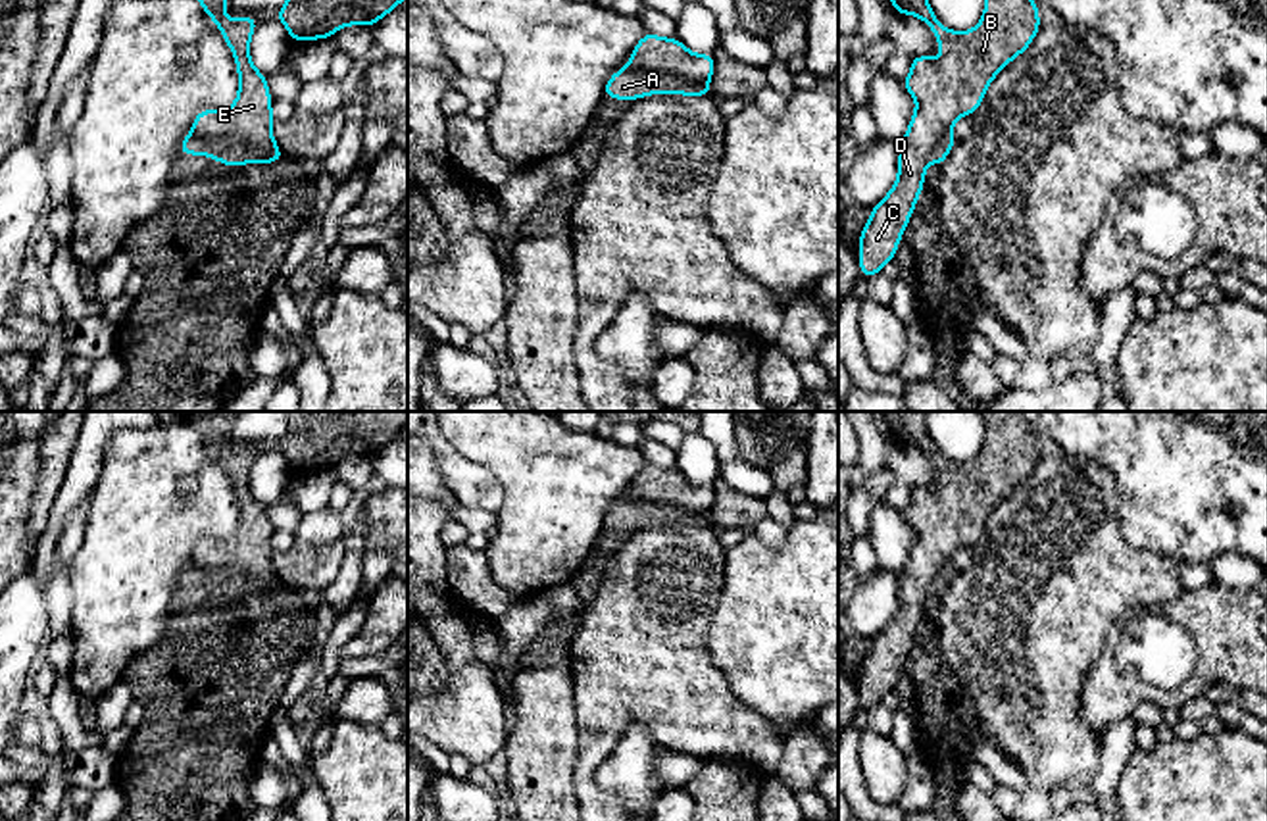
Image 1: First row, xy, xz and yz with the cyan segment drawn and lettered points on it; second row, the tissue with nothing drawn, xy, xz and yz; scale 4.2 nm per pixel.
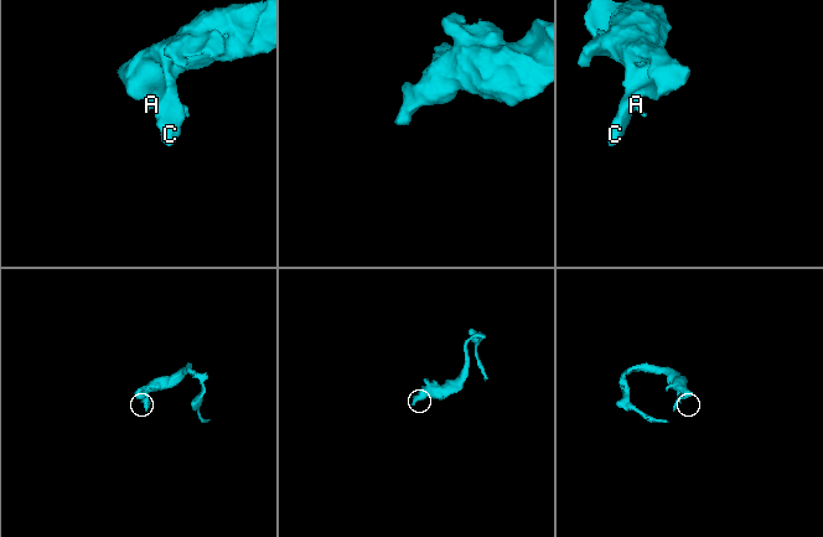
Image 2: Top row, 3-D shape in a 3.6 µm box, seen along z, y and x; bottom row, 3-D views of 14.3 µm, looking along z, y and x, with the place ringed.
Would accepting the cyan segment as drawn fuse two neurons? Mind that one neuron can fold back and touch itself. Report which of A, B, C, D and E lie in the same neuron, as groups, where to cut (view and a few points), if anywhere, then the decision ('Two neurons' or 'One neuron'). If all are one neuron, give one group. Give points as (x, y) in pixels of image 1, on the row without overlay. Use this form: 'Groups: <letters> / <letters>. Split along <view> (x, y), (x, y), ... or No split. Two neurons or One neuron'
Groups: A / B C D E. Split along xy (193, 560), (200, 566), (241, 570), (270, 589). Two neurons

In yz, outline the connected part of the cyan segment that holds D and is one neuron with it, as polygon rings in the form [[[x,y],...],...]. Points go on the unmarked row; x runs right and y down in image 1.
[[[882,411],[894,444],[917,446],[923,450],[936,471],[942,486],[911,486],[911,504],[902,517],[915,529],[917,540],[909,550],[909,560],[900,571],[898,610],[890,623],[871,638],[871,650],[859,665],[859,704],[869,709],[882,702],[894,690],[900,669],[915,640],[917,629],[925,615],[925,598],[932,581],[961,546],[973,546],[992,513],[992,510],[1019,485],[1023,485],[1040,461],[1038,435],[1027,423],[1021,411],[979,411],[984,419],[984,446],[975,460],[956,463],[946,460],[927,433],[929,411]]]

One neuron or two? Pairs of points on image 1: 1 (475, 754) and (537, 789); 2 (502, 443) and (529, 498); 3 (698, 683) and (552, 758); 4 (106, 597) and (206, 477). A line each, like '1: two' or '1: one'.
1: two
2: one
3: two
4: one

